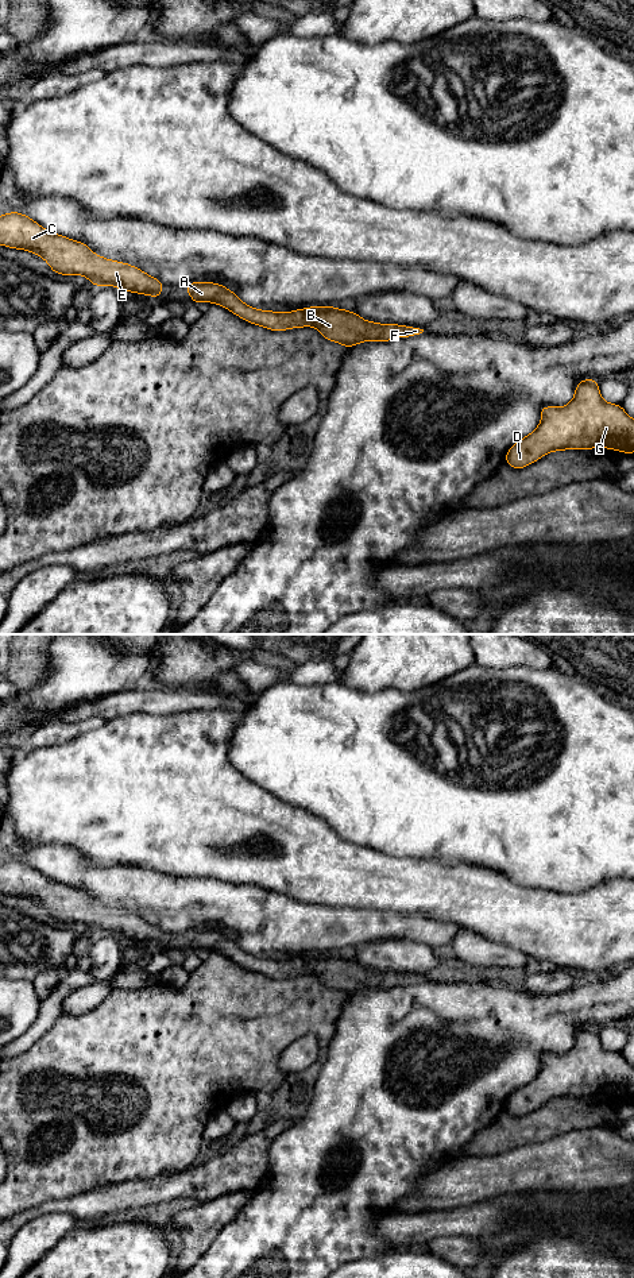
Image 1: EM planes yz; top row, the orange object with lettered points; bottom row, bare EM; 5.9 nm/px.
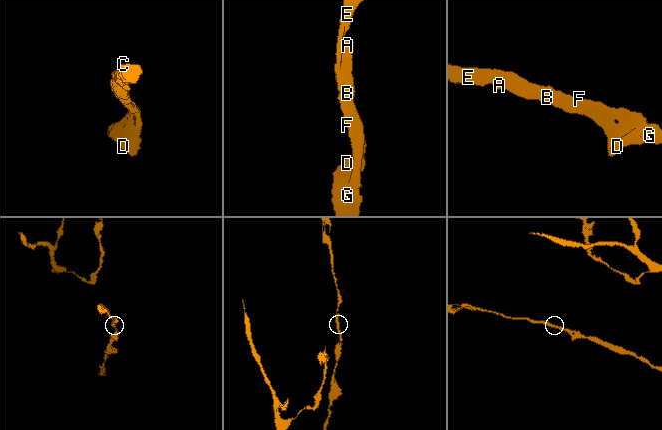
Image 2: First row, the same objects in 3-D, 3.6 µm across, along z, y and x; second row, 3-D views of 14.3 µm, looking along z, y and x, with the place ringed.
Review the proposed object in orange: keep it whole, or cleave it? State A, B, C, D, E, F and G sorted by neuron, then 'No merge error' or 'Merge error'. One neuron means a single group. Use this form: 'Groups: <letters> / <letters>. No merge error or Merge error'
Groups: A B C D E F G. No merge error

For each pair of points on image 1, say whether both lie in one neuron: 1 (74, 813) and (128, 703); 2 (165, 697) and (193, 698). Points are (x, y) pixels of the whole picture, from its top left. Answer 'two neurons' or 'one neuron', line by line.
1: two neurons
2: one neuron

